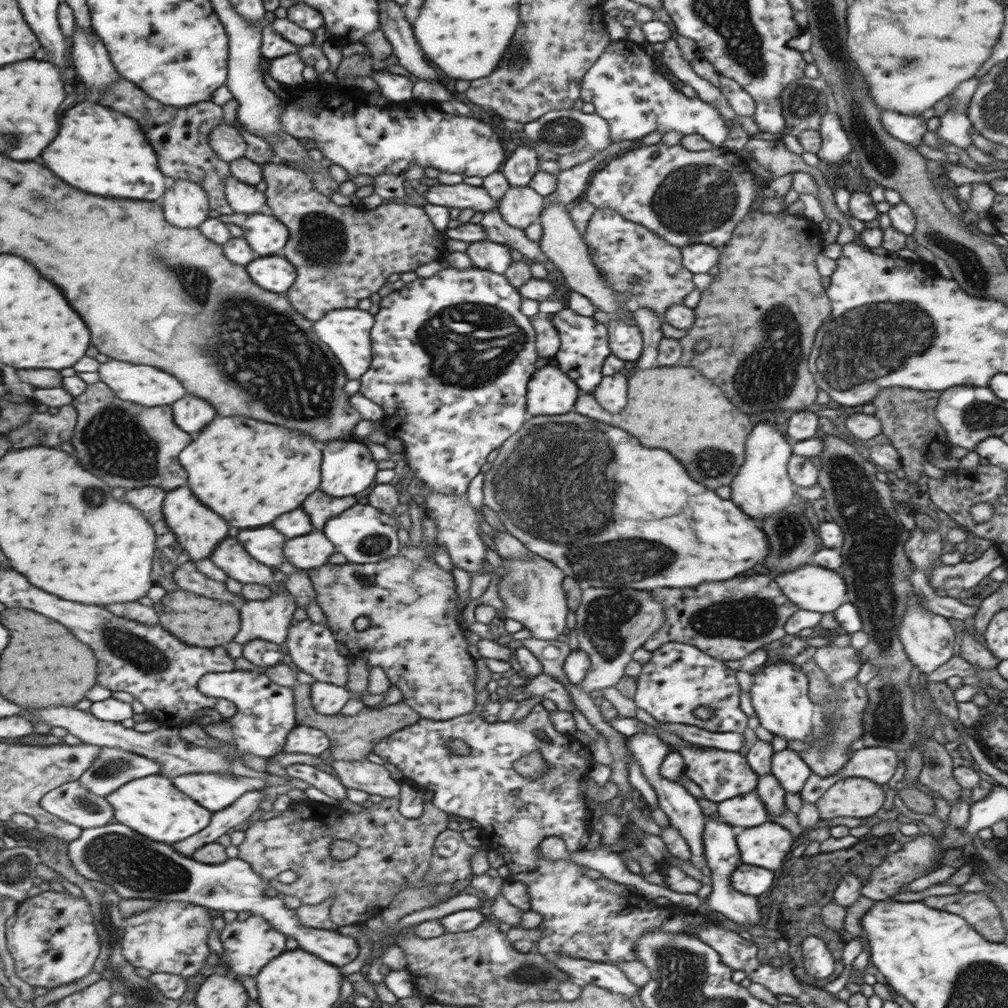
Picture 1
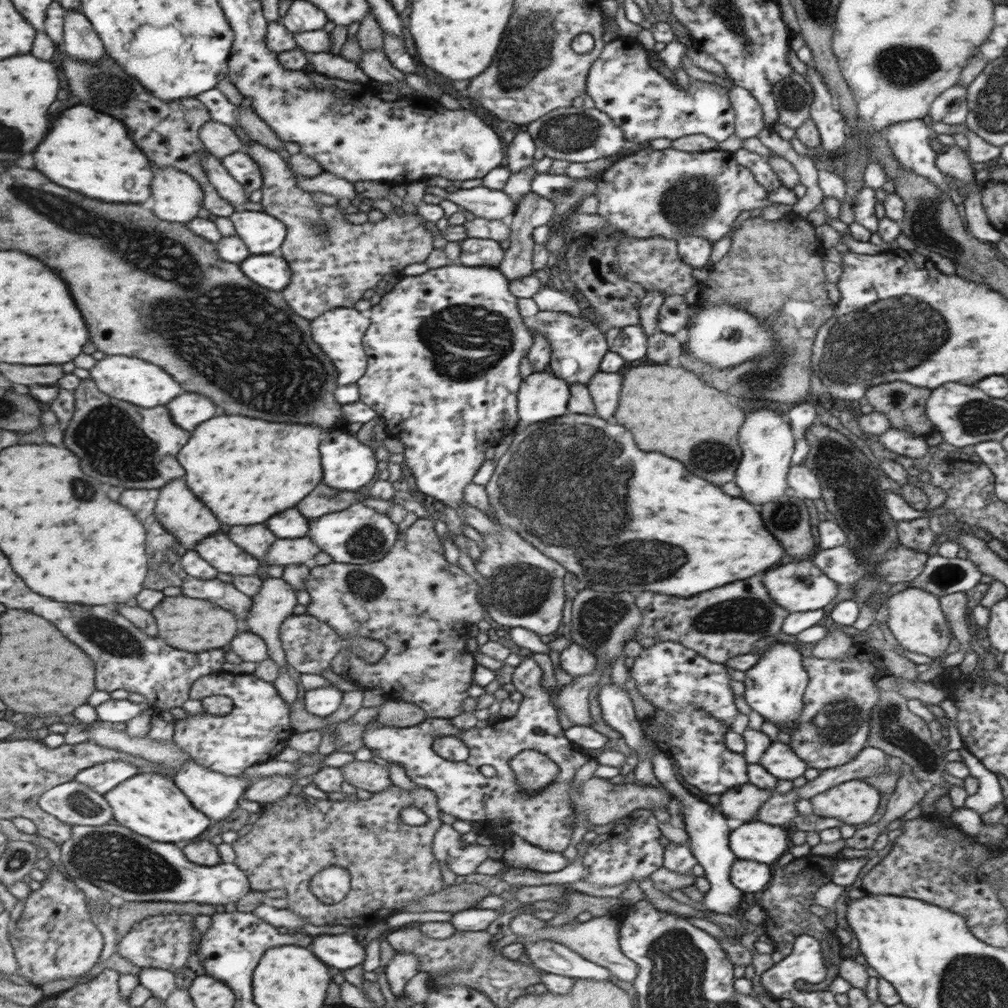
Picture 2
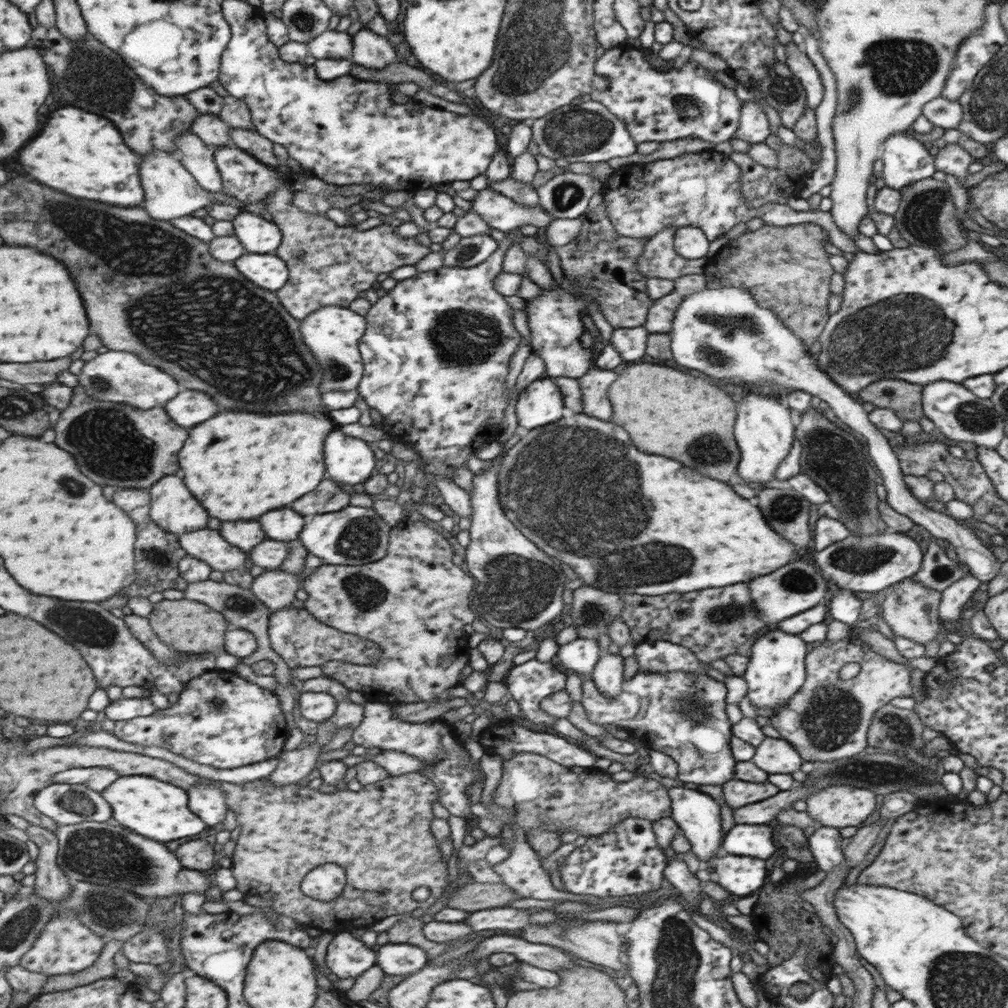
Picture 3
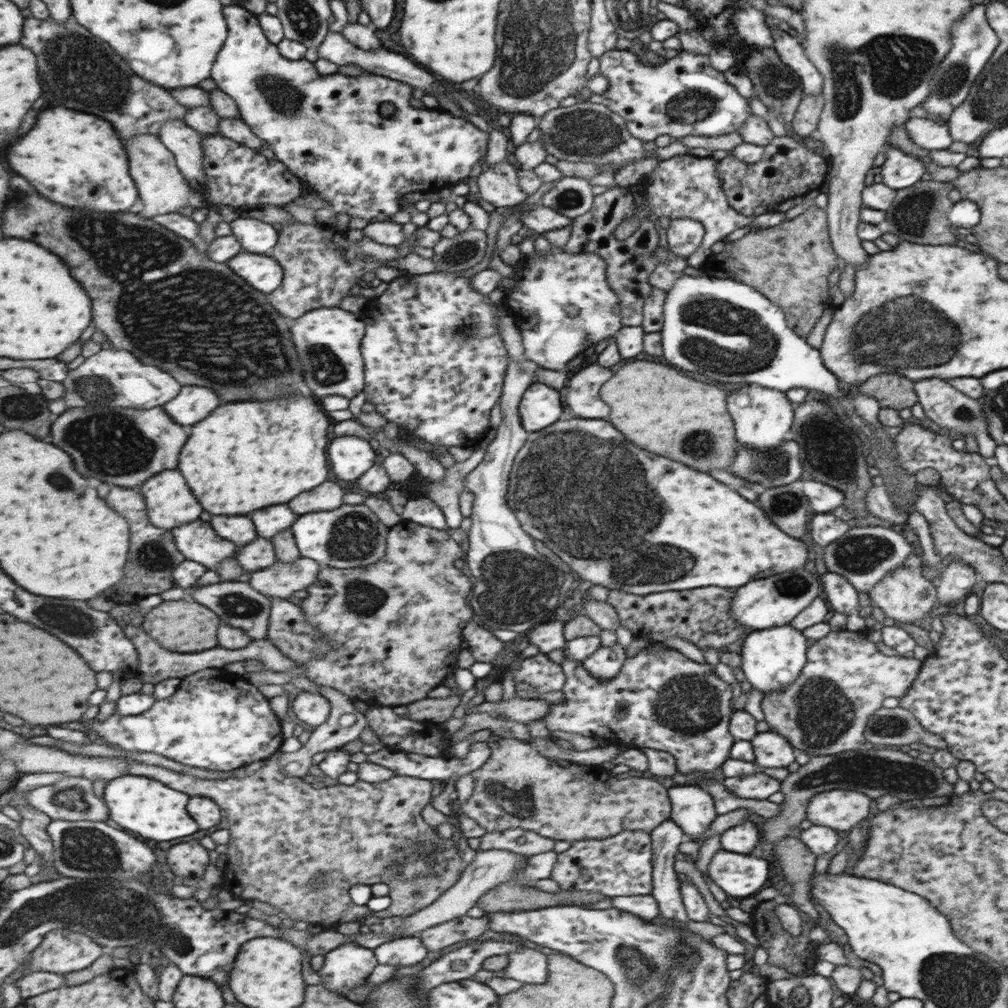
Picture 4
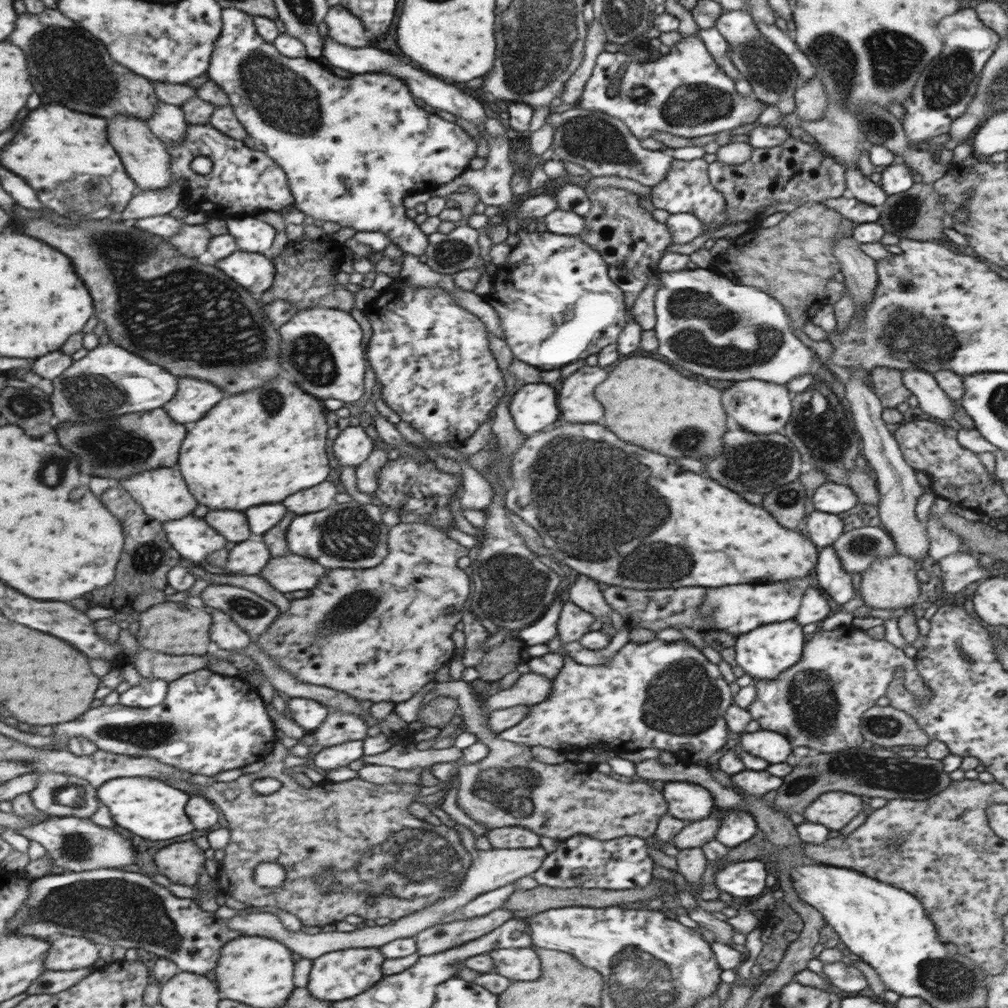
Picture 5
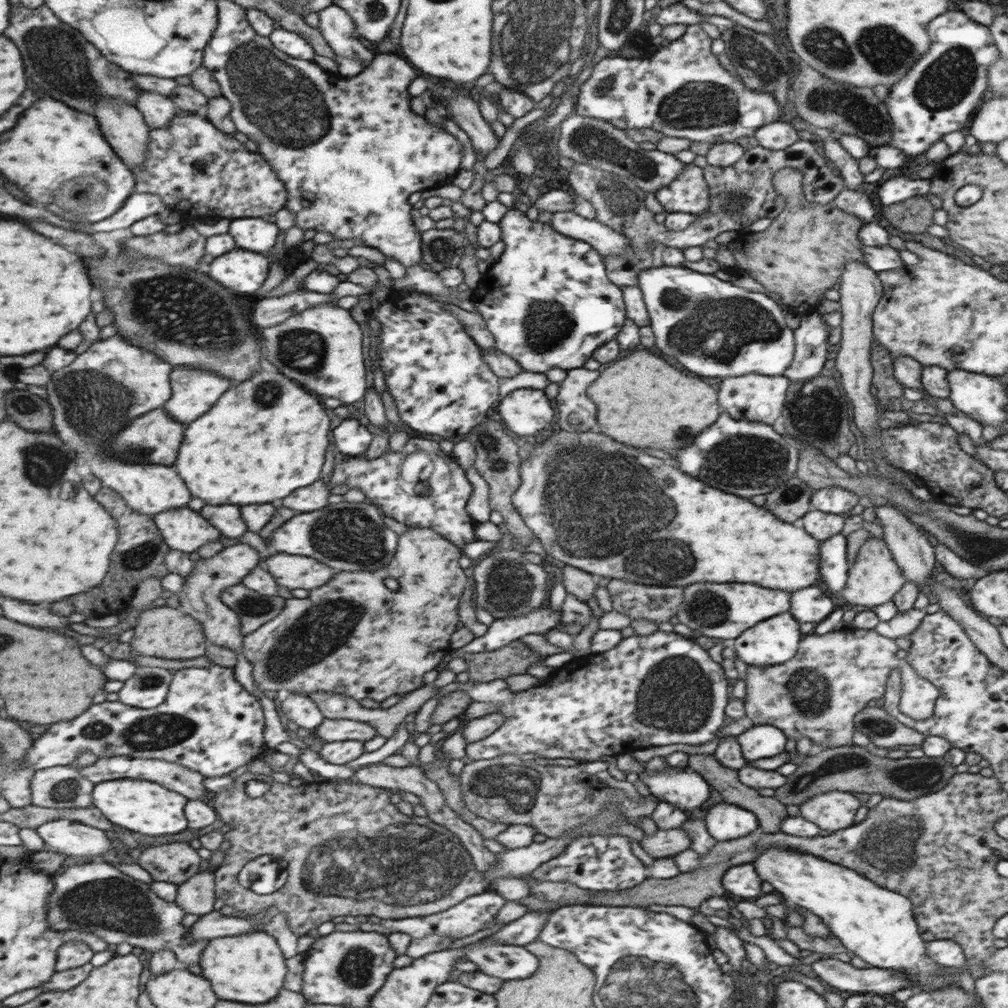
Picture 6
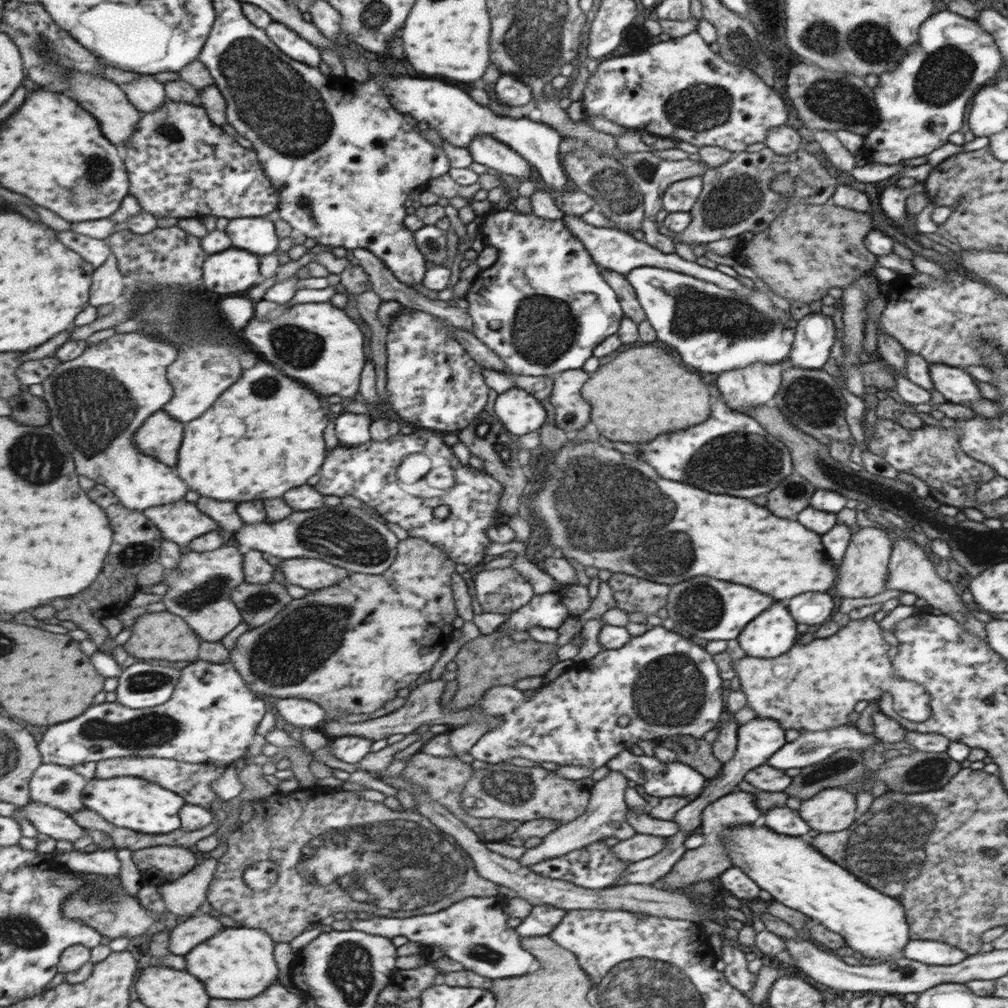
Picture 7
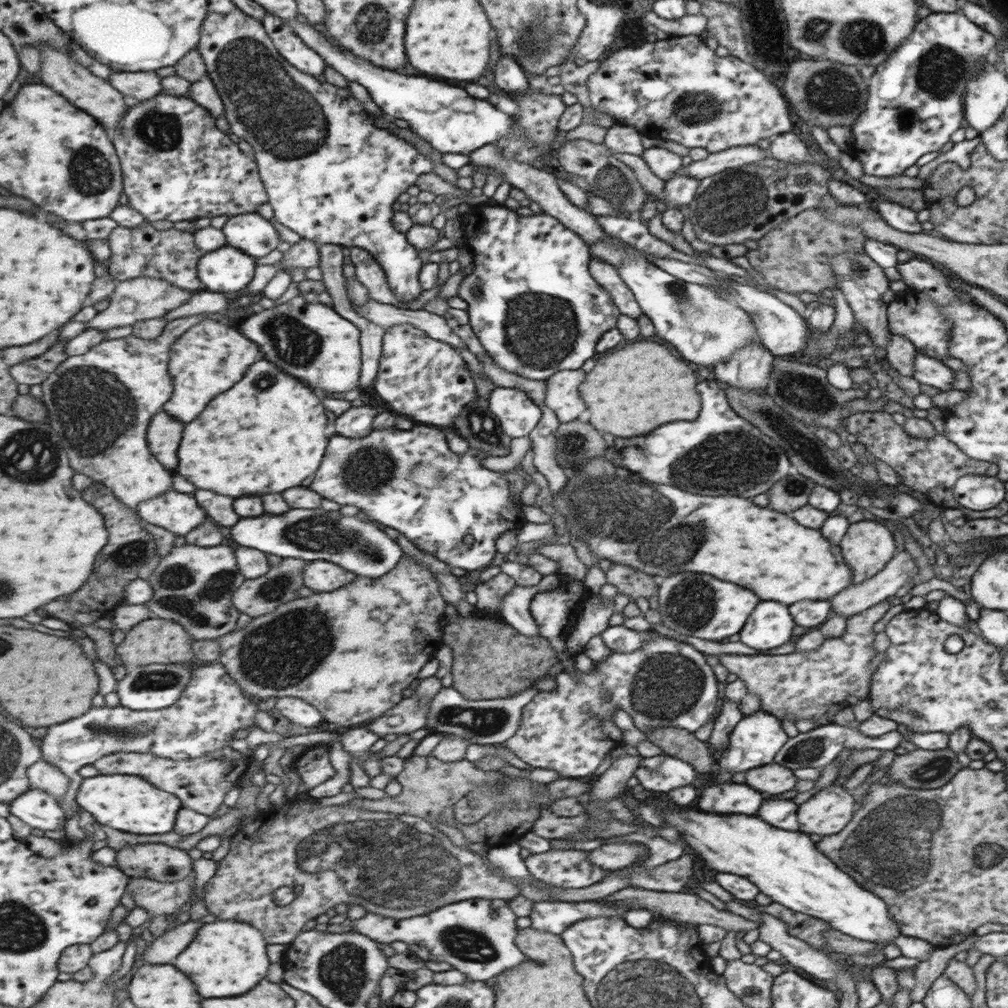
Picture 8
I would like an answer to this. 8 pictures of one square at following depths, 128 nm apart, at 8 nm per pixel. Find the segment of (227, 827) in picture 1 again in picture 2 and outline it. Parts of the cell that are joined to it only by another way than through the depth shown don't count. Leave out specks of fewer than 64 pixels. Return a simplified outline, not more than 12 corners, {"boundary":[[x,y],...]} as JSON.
{"boundary":[[274,775],[254,783],[245,794],[266,804],[288,796],[292,775]]}

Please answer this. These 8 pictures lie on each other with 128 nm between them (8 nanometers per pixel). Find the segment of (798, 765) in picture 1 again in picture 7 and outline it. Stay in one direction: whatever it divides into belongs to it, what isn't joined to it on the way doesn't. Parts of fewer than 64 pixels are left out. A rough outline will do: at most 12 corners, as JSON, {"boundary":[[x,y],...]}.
{"boundary":[[776,719],[737,728],[735,755],[673,820],[680,830],[650,858],[630,863],[616,885],[652,885],[687,851],[703,810],[787,744]]}

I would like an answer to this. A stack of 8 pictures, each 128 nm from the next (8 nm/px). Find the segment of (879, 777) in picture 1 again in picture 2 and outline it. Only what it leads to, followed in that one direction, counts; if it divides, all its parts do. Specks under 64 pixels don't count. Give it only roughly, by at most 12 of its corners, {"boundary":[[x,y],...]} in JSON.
{"boundary":[[865,747],[854,761],[820,771],[788,794],[774,792],[755,820],[792,826],[796,801],[888,769],[888,755]]}

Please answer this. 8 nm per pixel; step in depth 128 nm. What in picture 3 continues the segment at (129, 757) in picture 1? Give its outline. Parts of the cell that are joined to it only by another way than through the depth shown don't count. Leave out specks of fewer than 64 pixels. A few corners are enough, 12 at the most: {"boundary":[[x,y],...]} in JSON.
{"boundary":[[96,766],[55,774],[58,784],[86,784],[104,793],[117,770]]}

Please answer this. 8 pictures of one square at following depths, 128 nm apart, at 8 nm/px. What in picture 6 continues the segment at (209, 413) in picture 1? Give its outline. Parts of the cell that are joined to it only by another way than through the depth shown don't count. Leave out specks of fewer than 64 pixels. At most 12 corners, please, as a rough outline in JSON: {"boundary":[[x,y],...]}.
{"boundary":[[177,366],[176,398],[180,422],[202,418],[232,386],[223,374]]}

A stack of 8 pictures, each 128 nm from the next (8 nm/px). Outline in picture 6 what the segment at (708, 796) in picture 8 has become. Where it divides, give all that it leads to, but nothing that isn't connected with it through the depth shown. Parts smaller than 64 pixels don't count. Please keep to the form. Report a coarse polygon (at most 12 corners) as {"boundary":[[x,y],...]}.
{"boundary":[[722,802],[706,813],[717,841],[758,828],[756,814]]}

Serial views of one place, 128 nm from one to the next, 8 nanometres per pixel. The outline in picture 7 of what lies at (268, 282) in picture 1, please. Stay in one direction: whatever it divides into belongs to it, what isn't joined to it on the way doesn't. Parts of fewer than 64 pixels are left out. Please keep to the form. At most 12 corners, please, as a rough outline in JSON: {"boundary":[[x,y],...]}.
{"boundary":[[238,248],[210,256],[206,286],[220,294],[265,280],[261,255]]}

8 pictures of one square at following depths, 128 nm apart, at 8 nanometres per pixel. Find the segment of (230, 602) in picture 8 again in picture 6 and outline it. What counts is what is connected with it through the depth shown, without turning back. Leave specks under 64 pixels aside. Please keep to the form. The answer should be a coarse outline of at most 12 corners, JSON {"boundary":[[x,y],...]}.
{"boundary":[[230,546],[198,560],[183,610],[218,646],[245,652],[239,612],[223,601],[264,564],[256,548]]}

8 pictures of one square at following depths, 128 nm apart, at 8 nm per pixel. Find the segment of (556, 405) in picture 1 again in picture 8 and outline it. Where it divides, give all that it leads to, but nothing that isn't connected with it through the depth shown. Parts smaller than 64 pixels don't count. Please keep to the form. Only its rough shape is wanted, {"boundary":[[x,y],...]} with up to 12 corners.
{"boundary":[[496,387],[489,409],[510,438],[529,436],[541,408],[522,390]]}

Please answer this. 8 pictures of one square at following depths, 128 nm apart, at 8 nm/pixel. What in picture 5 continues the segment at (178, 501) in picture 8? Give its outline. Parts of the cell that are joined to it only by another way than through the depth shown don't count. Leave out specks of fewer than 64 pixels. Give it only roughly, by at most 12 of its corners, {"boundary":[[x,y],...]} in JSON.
{"boundary":[[204,518],[164,524],[170,543],[196,564],[228,540]]}

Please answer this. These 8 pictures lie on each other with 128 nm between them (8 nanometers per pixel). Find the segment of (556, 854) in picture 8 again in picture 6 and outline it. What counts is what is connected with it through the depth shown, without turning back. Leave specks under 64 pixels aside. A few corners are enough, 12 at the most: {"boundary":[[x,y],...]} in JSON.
{"boundary":[[575,838],[531,872],[541,881],[620,891],[647,878],[630,838]]}

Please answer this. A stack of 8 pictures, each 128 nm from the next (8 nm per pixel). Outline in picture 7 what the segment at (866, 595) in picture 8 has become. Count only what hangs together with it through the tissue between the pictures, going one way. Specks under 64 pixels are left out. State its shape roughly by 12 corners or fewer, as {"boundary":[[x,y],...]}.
{"boundary":[[896,540],[886,590],[913,593],[987,642],[955,584],[916,542]]}

